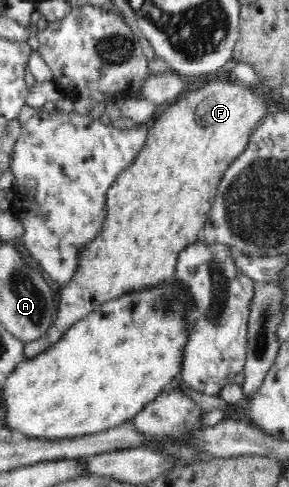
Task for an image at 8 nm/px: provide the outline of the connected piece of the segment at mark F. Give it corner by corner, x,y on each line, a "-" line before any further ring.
214,81
210,85
202,85
202,89
187,90
157,112
152,123
148,124
144,147
106,192
106,219
103,221
102,233
79,253
78,268
70,281
59,288
56,321
42,337
25,343
24,360
44,353
74,322
80,321
104,302
118,300
142,289
154,289
173,279
178,253
186,249
187,245
194,245
202,236
223,173
230,162
243,152
250,133
268,113
268,101
270,98
266,99
262,95
260,98
246,85

